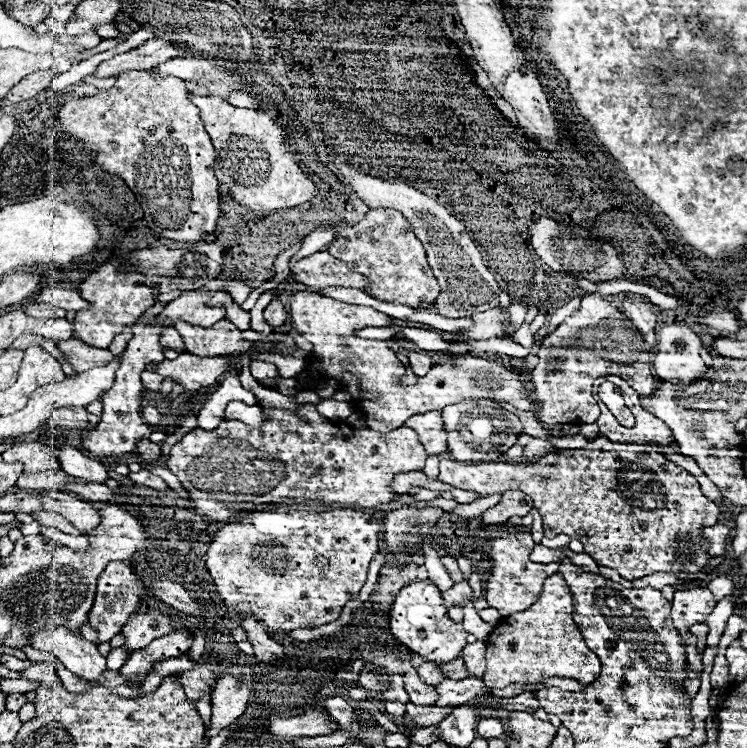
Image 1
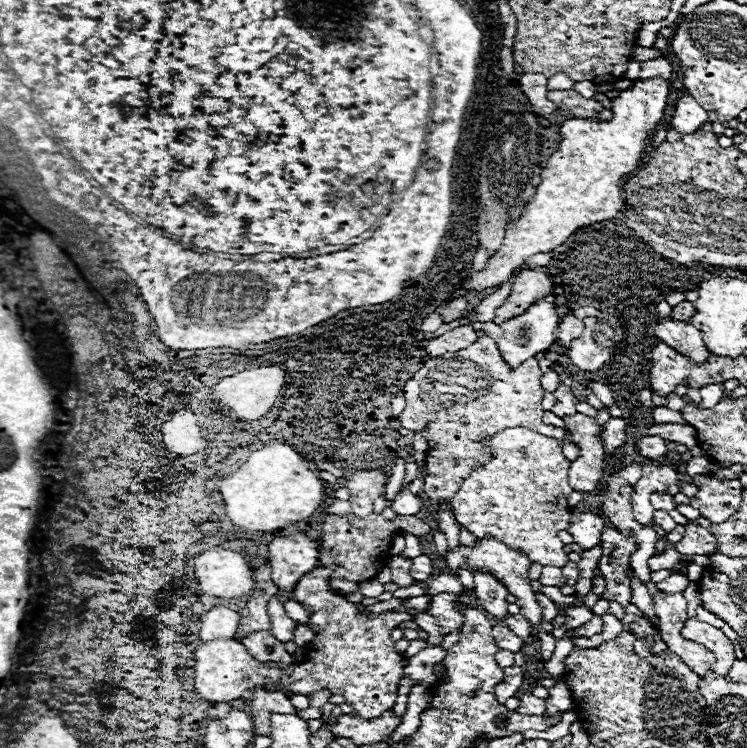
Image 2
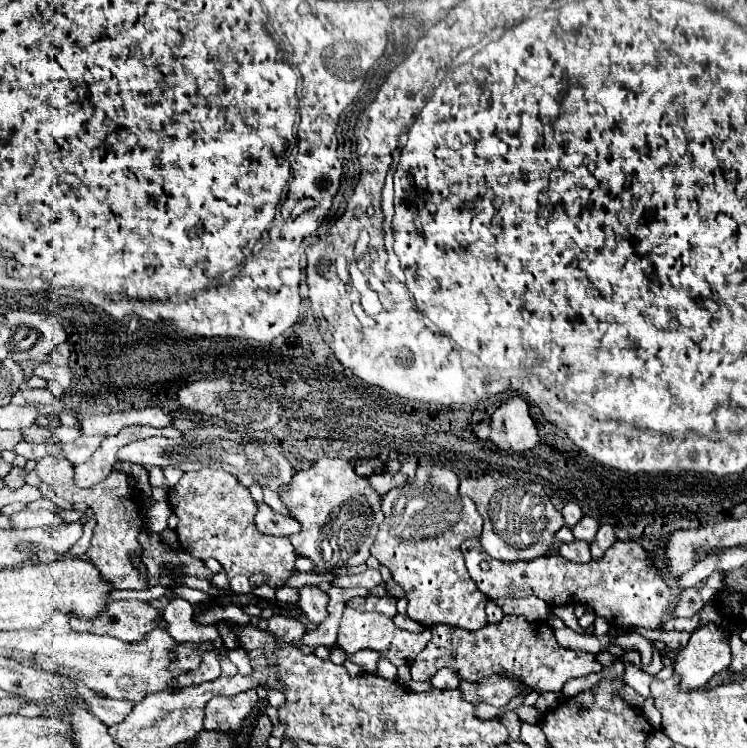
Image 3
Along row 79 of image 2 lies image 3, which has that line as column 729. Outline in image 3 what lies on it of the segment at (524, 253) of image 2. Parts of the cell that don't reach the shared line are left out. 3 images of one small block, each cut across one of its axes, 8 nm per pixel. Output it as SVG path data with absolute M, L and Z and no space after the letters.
M712 622L692 632L686 646L676 652L674 658L674 674L682 676L678 688L682 692L690 692L696 688L704 688L708 680L726 670L730 664L730 648L728 640L722 636L720 628Z

